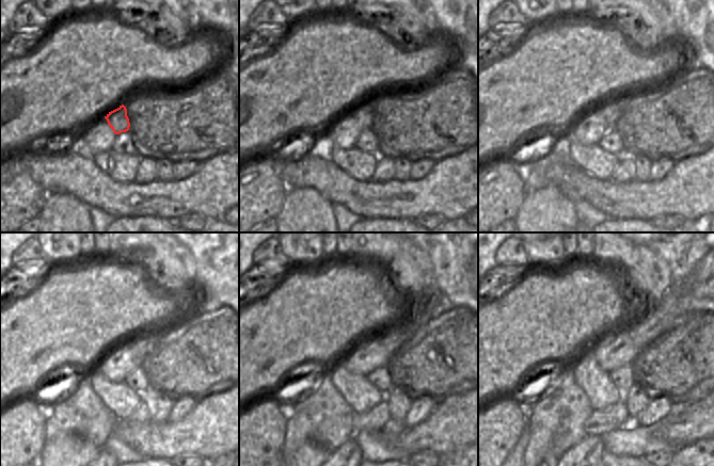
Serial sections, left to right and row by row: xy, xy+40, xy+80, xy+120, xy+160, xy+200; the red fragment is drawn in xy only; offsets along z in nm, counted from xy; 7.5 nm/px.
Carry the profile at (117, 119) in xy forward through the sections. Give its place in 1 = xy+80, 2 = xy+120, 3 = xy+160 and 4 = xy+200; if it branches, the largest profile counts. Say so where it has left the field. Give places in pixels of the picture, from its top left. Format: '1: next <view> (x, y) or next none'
1: next xy+80 (611, 110)
2: next xy+120 (141, 349)
3: next xy+160 (419, 315)
4: next xy+200 (653, 319)

